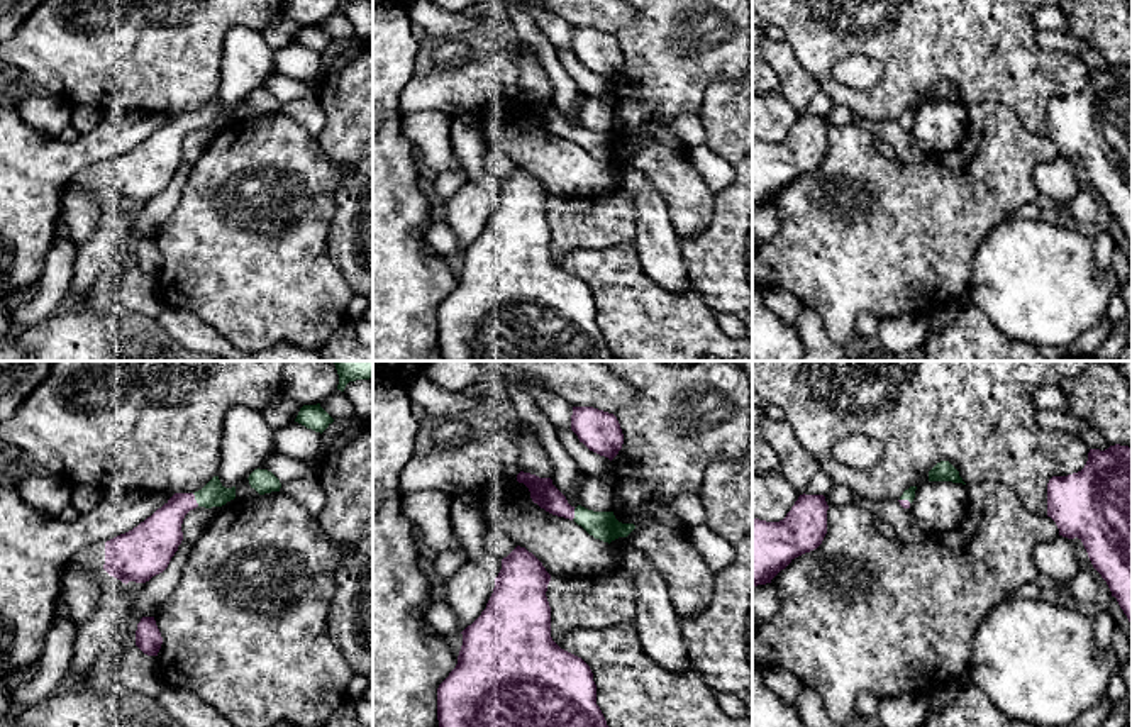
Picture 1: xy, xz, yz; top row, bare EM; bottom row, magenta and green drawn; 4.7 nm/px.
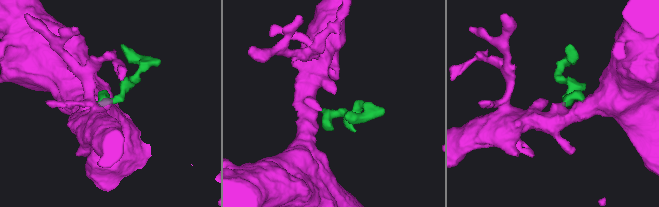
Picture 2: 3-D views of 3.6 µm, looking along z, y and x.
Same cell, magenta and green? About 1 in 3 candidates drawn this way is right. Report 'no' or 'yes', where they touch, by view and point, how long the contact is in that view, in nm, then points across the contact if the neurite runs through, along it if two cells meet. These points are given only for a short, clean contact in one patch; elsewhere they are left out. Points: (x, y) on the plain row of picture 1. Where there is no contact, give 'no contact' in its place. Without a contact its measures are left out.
yes; meets magenta in xy at (195, 121); contact 70 nm long; runs through xy (158, 158), (195, 121), (212, 114)

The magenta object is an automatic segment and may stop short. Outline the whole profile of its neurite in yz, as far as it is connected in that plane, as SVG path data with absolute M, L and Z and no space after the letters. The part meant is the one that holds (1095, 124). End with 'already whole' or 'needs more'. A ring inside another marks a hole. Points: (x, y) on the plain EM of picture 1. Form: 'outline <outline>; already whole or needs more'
outline M1115 64L1105 71L1090 69L1081 92L1052 97L1047 103L1047 137L1056 142L1059 156L1083 163L1093 188L1107 202L1132 246L1132 68Z; already whole

